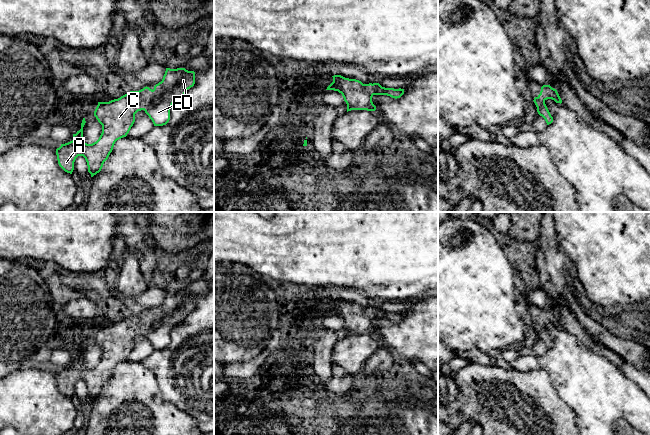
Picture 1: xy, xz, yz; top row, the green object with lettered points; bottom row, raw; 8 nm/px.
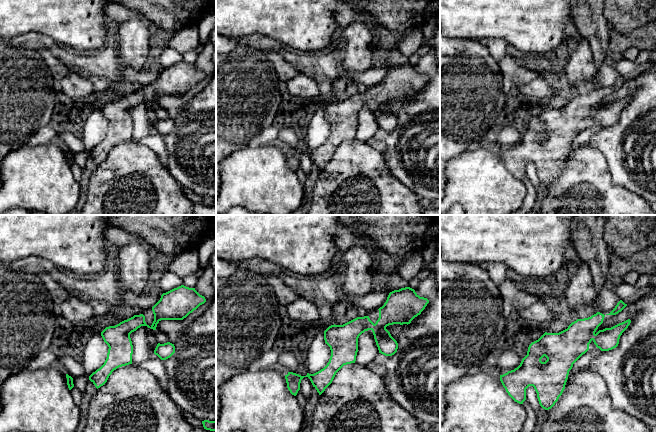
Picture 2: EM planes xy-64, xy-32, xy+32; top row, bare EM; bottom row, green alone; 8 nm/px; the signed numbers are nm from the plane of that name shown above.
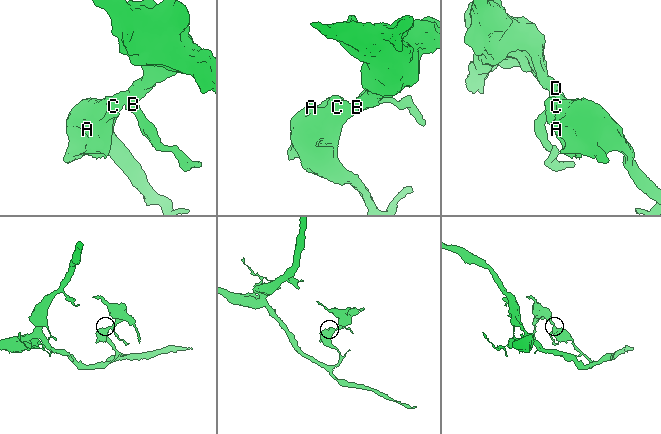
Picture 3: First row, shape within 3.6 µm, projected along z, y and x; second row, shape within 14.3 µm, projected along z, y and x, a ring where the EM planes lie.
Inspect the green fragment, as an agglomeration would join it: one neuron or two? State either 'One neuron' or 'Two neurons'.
One neuron

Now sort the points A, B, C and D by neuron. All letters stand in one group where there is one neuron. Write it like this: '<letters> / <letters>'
A B C D

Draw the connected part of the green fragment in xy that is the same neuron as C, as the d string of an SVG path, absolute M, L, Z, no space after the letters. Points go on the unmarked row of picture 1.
M166 292L162 305L153 314L146 310L139 315L130 315L118 323L98 326L94 340L102 349L99 363L92 368L83 365L83 351L86 347L83 342L81 353L73 358L73 364L56 373L59 390L72 398L76 382L83 380L88 396L93 401L101 395L115 366L127 360L138 335L144 334L154 350L166 349L170 344L173 327L182 323L194 308L194 295Z

